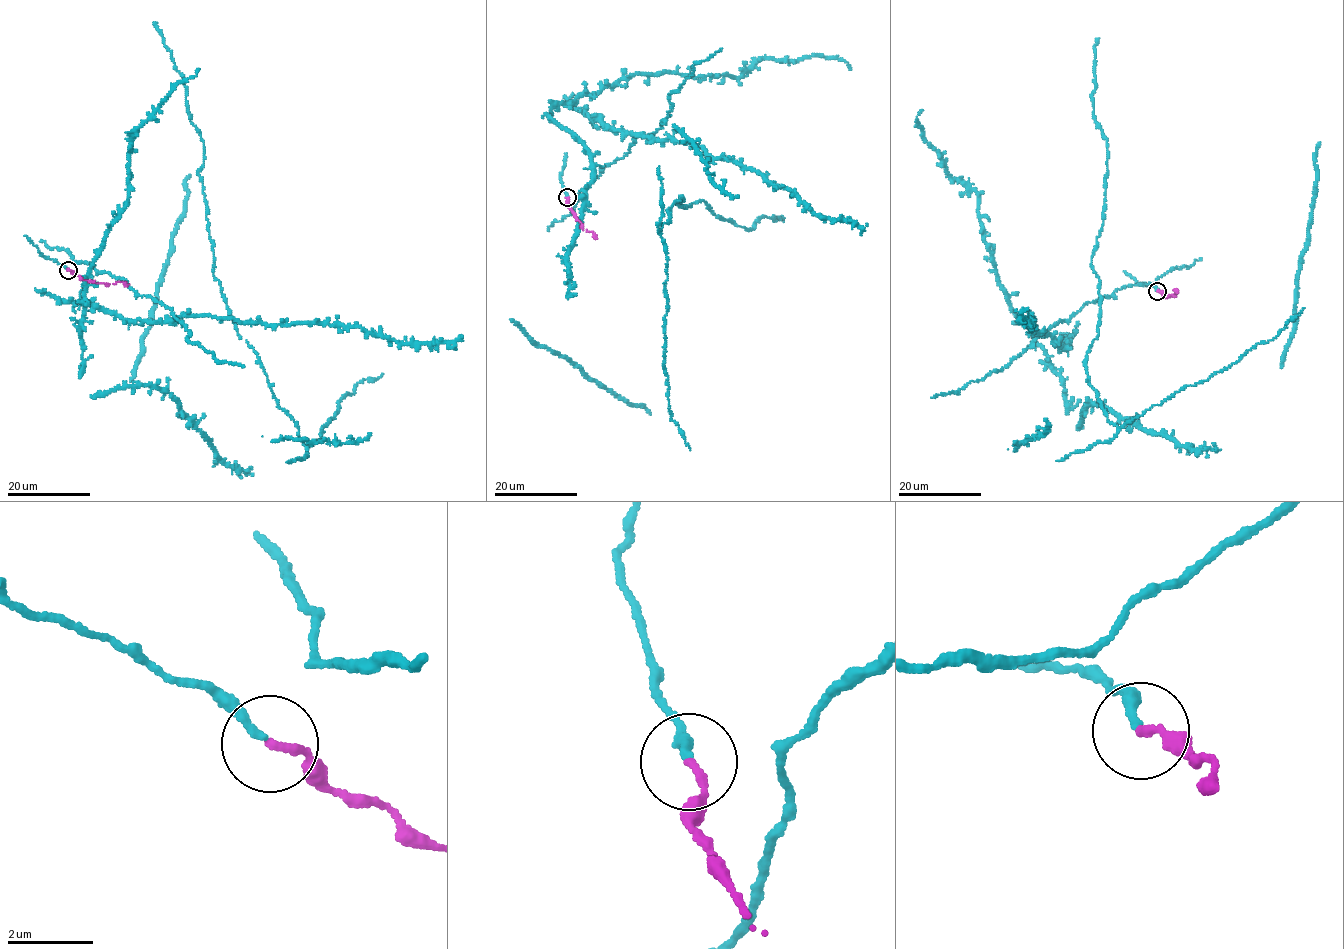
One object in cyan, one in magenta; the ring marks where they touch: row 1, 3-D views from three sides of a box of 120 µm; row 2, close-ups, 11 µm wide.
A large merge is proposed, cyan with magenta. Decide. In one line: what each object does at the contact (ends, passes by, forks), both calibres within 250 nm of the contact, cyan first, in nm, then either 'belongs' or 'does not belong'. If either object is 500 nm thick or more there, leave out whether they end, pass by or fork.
cyan ends | magenta ends | 200/170 nm | belongs

